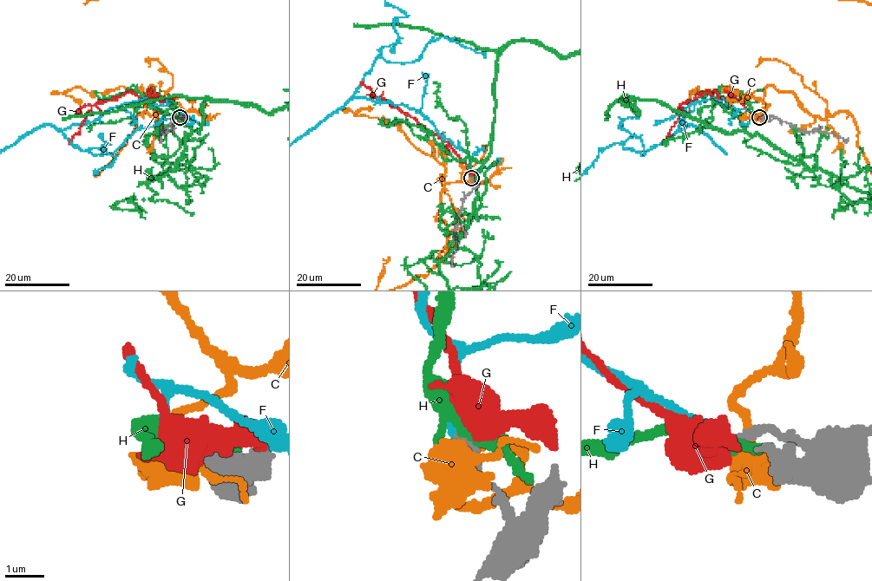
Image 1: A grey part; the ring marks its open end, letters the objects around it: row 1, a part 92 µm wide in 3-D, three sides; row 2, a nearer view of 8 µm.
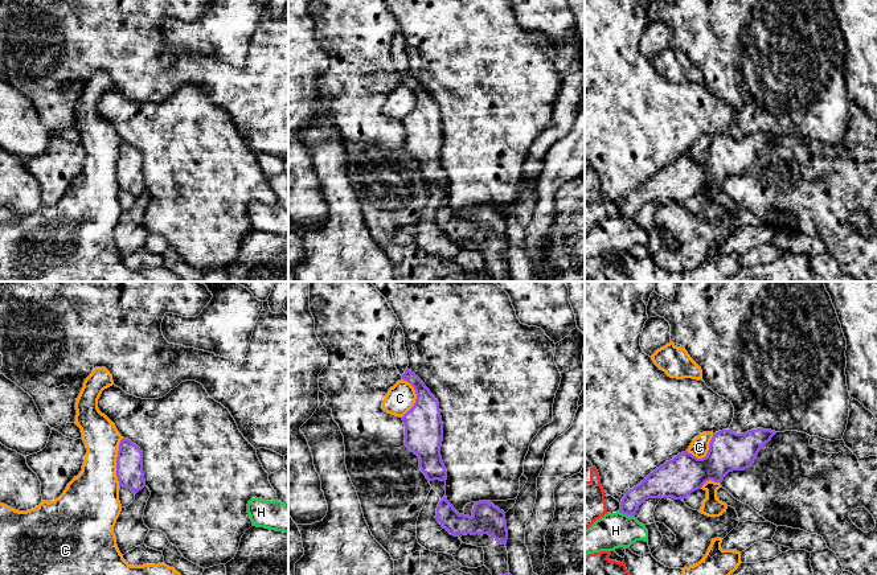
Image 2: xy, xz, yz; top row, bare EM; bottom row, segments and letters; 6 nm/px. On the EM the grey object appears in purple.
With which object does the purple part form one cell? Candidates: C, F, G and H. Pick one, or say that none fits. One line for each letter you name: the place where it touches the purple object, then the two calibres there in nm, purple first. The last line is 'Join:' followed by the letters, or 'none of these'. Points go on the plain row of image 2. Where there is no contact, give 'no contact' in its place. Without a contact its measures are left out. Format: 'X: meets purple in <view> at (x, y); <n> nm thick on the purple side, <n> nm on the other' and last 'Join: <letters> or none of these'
Join: none of these

